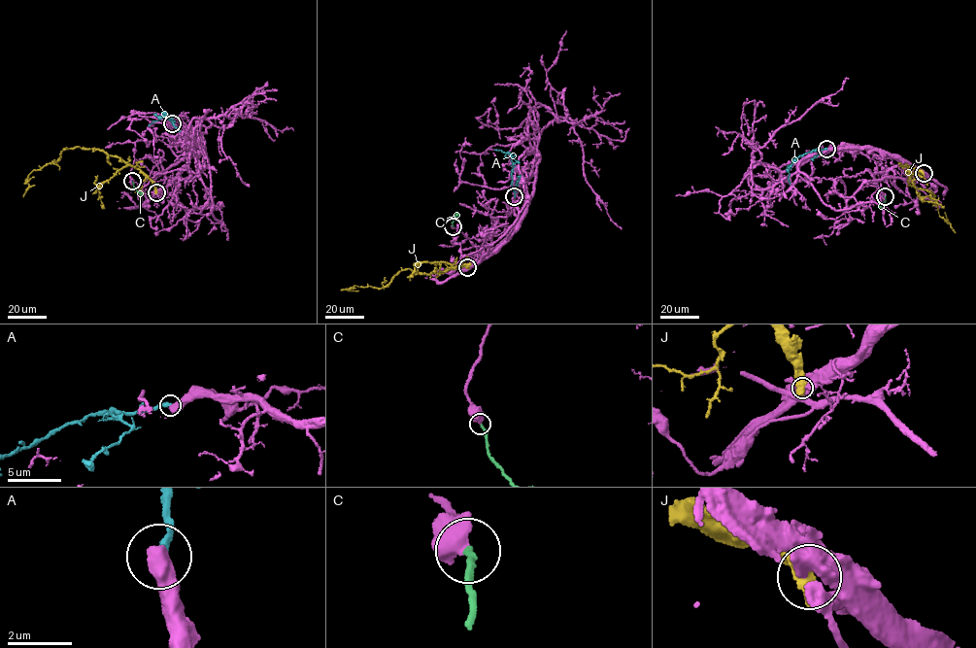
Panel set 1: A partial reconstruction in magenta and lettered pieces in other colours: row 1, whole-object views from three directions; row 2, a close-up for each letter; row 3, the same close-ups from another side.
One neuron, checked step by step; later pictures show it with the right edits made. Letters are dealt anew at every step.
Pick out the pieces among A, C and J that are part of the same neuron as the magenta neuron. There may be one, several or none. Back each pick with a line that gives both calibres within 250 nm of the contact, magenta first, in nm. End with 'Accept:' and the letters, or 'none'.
C: 600/200 nm
Accept: C

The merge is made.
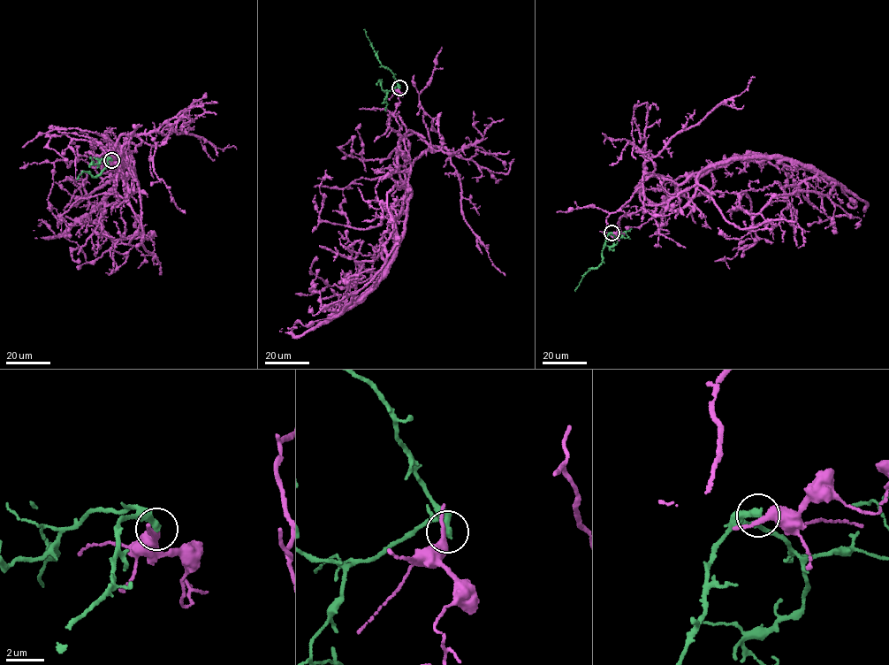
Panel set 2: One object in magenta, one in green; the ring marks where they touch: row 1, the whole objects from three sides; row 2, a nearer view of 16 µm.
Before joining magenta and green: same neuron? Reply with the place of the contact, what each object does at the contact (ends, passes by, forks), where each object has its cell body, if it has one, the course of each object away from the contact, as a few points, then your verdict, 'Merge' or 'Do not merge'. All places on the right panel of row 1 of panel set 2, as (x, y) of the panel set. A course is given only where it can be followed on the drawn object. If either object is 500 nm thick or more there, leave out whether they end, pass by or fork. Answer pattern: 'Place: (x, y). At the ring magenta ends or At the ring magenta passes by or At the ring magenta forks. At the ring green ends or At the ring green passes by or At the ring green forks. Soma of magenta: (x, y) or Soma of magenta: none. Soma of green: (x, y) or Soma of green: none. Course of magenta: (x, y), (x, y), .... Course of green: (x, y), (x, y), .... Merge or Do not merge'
Place: (611, 233). At the ring magenta passes by. At the ring green ends. Soma of magenta: none. Soma of green: none. Course of magenta: (611, 233), (648, 222), (699, 171), (758, 156), (801, 163), (841, 187), (829, 197), (854, 217), (807, 225). Course of green: (611, 233), (605, 241), (602, 262), (586, 272), (574, 291). Do not merge

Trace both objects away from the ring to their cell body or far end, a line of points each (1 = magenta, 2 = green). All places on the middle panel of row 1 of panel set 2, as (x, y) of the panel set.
1: (399, 87), (393, 116), (411, 190), (395, 256), (368, 293), (328, 319), (353, 294), (320, 309), (319, 269)
2: (399, 87), (390, 70), (381, 64), (363, 29)

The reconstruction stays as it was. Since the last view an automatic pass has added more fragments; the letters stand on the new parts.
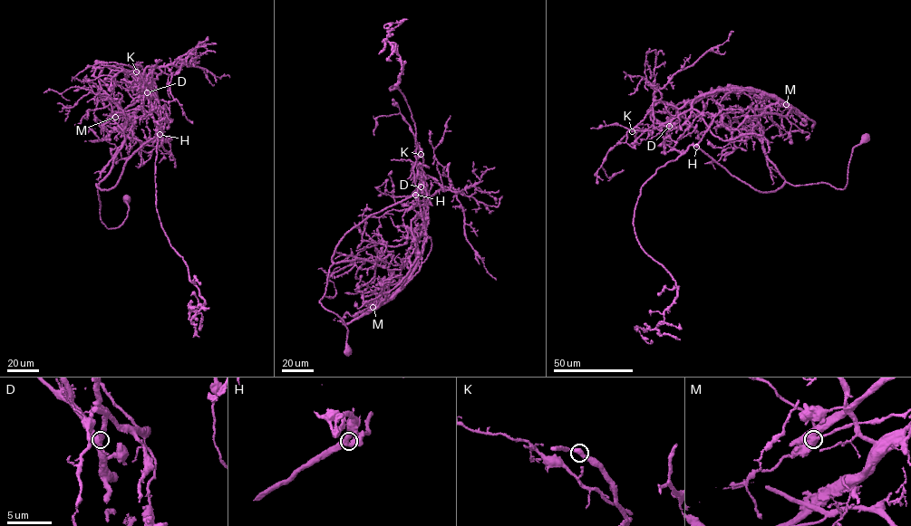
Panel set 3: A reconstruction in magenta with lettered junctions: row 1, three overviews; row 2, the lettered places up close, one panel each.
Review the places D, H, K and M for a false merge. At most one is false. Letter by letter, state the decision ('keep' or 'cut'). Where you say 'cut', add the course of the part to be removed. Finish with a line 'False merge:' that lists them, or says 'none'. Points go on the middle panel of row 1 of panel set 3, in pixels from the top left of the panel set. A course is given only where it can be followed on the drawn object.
D: keep
H: keep
K: keep
M: cut; course (373, 307), (431, 243), (414, 122), (389, 88), (400, 23), (389, 28)
False merge: M

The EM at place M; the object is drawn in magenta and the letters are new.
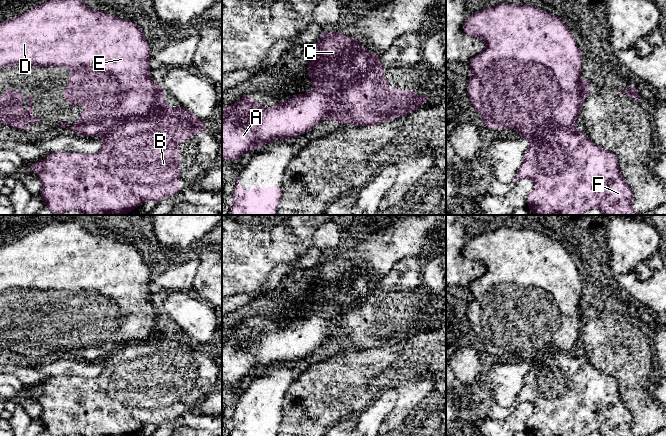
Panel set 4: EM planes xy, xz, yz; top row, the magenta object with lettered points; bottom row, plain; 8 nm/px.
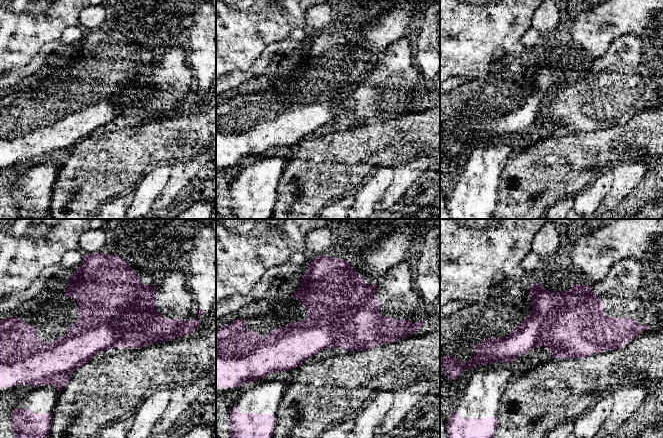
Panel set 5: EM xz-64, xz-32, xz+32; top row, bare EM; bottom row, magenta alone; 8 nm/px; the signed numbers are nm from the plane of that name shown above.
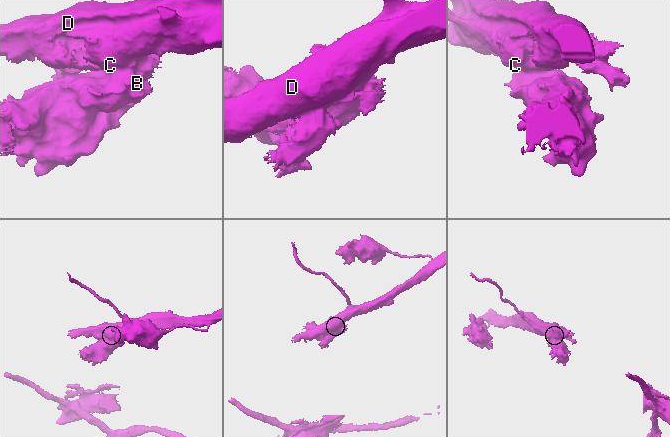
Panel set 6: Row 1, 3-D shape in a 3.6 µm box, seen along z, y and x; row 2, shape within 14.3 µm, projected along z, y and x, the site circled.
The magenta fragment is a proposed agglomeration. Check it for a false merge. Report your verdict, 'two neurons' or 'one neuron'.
two neurons

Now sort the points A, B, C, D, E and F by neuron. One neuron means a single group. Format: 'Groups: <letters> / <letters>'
Groups: A C D E / B F

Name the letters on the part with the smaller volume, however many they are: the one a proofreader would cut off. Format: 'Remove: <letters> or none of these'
Remove: B, F

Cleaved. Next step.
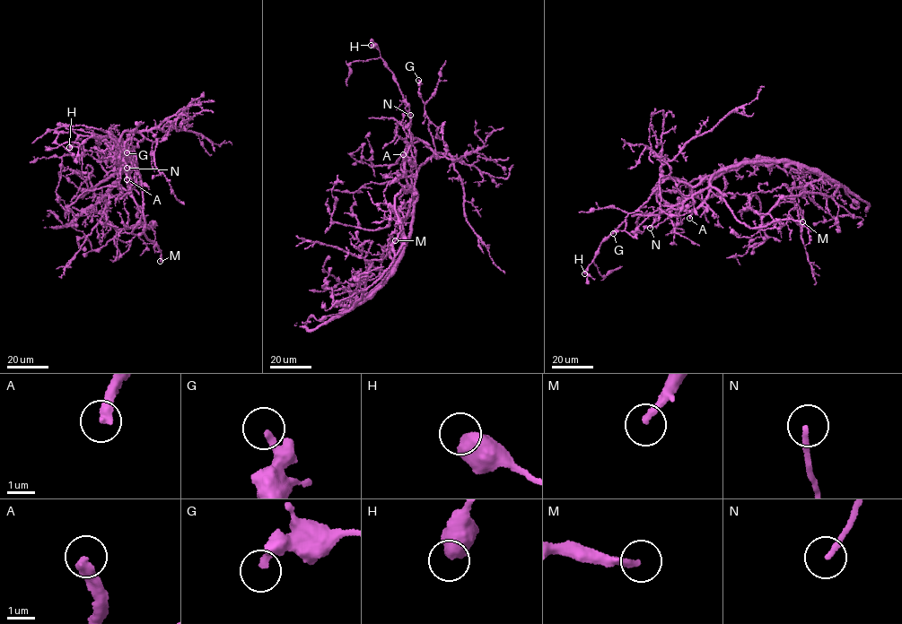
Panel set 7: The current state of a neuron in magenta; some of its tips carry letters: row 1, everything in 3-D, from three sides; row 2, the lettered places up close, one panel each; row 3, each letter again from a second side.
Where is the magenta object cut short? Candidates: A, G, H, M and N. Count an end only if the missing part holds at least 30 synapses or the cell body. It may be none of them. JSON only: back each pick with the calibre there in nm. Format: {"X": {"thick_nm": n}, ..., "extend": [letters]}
{"A": {"thick_nm": 400}, "M": {"thick_nm": 240}, "extend": ["A", "M"]}

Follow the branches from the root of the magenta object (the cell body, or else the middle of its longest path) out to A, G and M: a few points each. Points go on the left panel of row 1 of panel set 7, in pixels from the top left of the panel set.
A: (119, 151), (131, 156), (132, 167), (126, 179)
G: (119, 151), (131, 155), (127, 173), (117, 148), (124, 132), (140, 134), (126, 152)
M: (119, 151), (131, 155), (132, 166), (128, 171), (136, 163), (144, 204), (144, 233), (161, 253), (160, 261)

